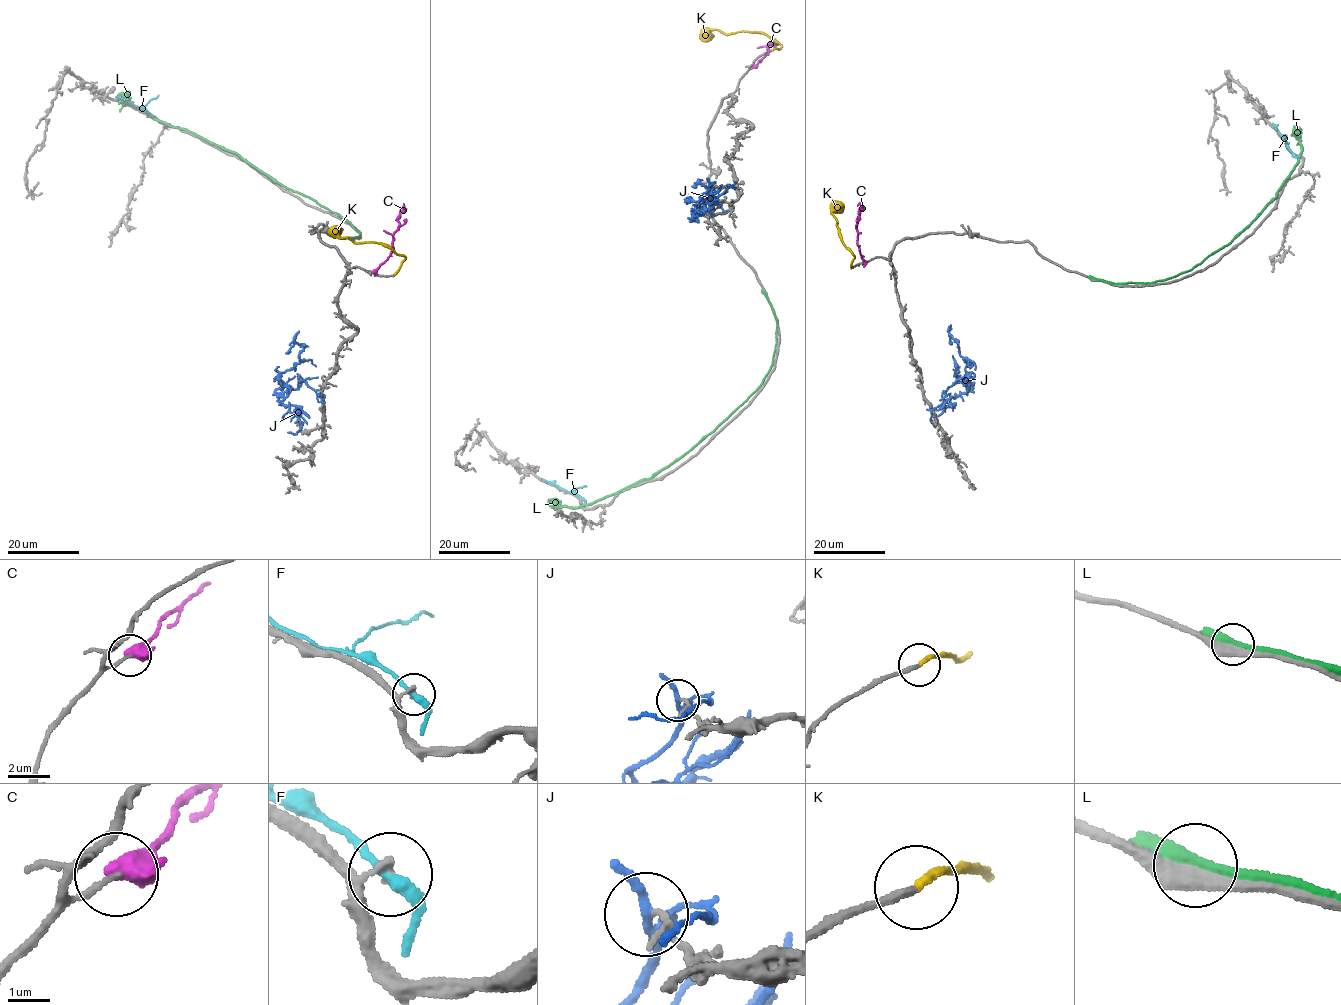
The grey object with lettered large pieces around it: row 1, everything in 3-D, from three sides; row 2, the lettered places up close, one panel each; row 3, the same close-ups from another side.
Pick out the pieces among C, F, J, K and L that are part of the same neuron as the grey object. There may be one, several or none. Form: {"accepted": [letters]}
{"accepted": ["K"]}

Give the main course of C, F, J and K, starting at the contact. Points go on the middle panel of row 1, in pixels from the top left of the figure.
C: (753, 67), (768, 51), (768, 44), (774, 41)
F: (583, 499), (542, 478)
J: (709, 182), (699, 215), (690, 221), (697, 212), (691, 208), (699, 211), (709, 200), (710, 190), (702, 180)
K: (772, 50), (779, 49), (778, 42), (762, 32), (725, 34), (711, 29), (704, 39)

